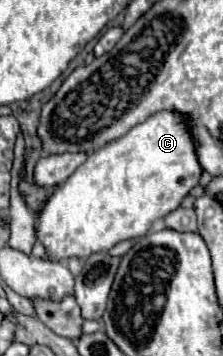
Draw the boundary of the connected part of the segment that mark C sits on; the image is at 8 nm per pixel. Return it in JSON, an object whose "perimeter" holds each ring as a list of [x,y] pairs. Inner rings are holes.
{"perimeter":[[[169,111],[155,113],[145,123],[135,125],[127,135],[107,143],[99,151],[93,151],[65,183],[55,187],[47,197],[47,203],[39,209],[35,221],[35,237],[45,247],[45,259],[87,259],[93,253],[109,251],[119,241],[145,235],[155,219],[163,219],[167,213],[175,211],[189,189],[197,185],[197,179],[201,175],[193,139],[185,127],[185,121],[185,117]]]}

